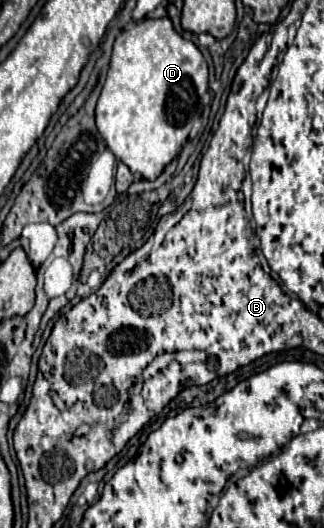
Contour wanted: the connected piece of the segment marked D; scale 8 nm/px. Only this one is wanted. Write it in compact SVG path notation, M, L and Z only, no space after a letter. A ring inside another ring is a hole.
M170 17L142 19L132 29L122 31L114 41L108 77L96 105L98 131L118 161L126 163L132 173L140 173L144 179L154 181L184 147L194 119L202 113L202 97L206 91L208 63L200 49L192 41L186 41L182 35L178 35Z

